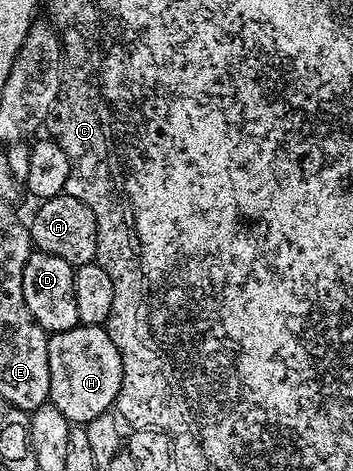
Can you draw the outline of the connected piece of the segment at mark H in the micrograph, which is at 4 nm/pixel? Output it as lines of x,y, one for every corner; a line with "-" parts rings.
79,326
72,330
53,333
48,339
48,387
49,403
53,404
71,425
83,425
94,418
109,413
115,407
122,385
122,355
116,350
105,327

